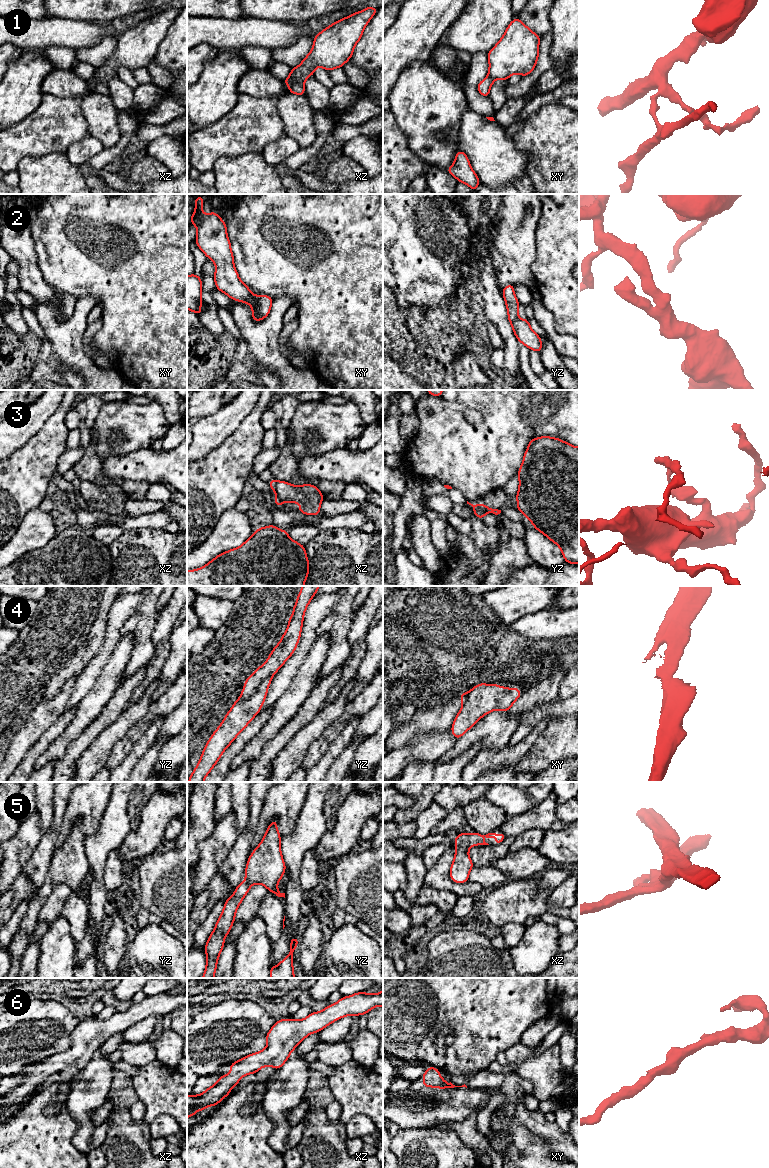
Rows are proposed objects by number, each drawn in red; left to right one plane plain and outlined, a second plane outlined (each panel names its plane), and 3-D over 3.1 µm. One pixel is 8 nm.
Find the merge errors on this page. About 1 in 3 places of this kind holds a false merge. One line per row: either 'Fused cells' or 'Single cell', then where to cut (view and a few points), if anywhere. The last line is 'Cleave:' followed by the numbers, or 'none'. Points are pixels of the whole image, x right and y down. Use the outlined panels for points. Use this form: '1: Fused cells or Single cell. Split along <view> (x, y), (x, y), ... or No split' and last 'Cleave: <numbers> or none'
1: Fused cells. Split along xz (292, 68), (292, 80), (303, 86)
2: Single cell. No split
3: Fused cells. Split along xz (277, 481), (275, 491)
4: Fused cells. Split along yz (272, 675), (265, 678), (246, 699), (240, 698)
5: Single cell. No split
6: Single cell. No split
Cleave: 1, 3, 4

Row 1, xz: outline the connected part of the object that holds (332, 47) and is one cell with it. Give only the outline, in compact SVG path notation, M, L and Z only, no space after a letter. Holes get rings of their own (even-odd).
M368 6L360 12L338 20L317 34L310 53L300 65L293 68L293 82L304 86L306 79L314 76L317 67L327 71L341 68L351 59L363 30L376 12L376 7Z

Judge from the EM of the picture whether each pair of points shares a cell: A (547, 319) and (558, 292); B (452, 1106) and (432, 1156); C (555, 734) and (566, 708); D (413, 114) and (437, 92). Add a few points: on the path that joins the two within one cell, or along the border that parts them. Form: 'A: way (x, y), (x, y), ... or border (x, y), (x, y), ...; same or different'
A: border (540, 298), (551, 313), (553, 327), (558, 333); different
B: border (435, 1127), (411, 1128); different
C: border (568, 715), (554, 717), (549, 721); different
D: way (419, 109), (431, 98); same

